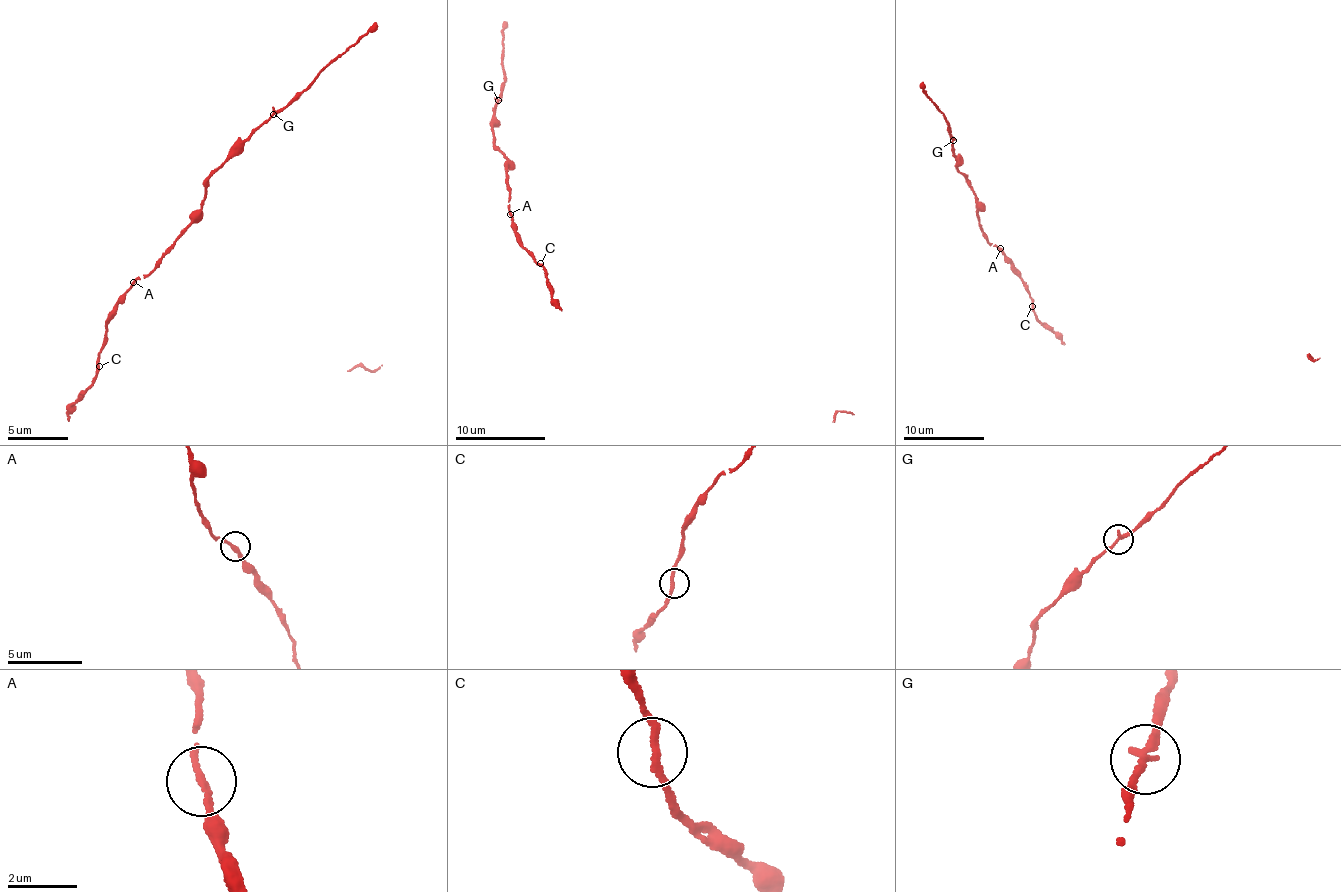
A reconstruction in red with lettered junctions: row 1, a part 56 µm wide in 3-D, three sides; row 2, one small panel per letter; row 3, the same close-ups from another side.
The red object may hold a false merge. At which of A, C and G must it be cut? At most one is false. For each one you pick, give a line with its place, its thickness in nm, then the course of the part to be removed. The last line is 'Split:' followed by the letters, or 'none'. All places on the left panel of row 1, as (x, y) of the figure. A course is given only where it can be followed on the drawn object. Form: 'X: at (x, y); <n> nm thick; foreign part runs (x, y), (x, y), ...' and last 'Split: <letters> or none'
Split: none

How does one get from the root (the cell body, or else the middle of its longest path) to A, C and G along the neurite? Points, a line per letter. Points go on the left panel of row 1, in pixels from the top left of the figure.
A: (90, 383), (97, 372), (97, 357), (113, 309), (133, 282)
C: (90, 383), (99, 366)
G: (90, 383), (108, 320), (123, 293), (154, 269), (158, 257), (188, 226), (230, 148), (273, 113)

